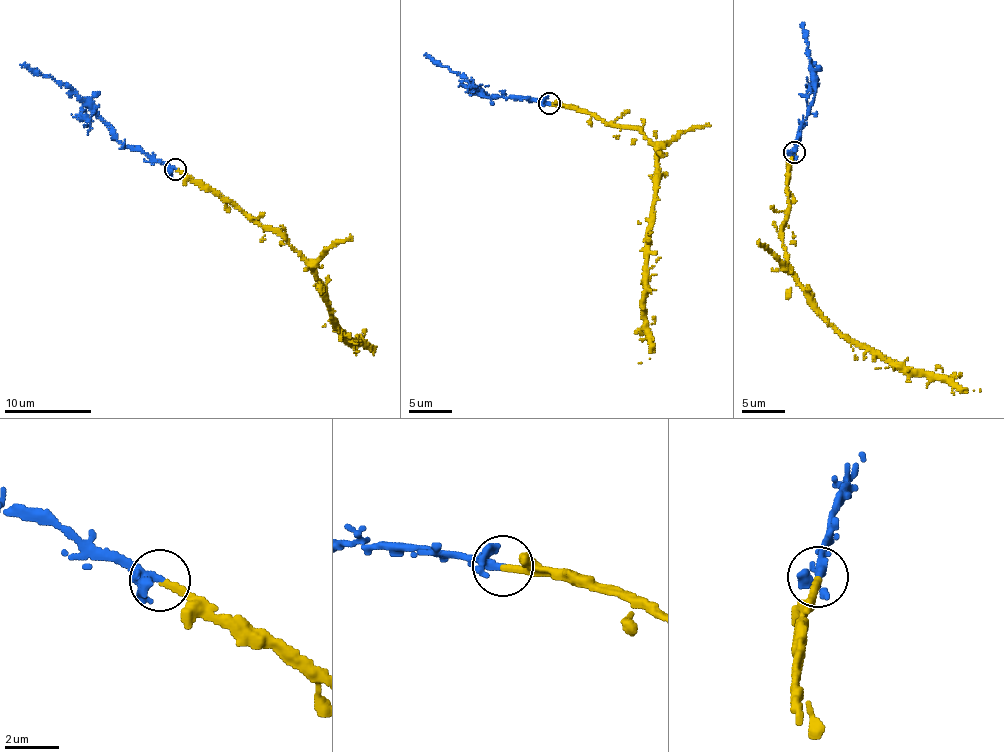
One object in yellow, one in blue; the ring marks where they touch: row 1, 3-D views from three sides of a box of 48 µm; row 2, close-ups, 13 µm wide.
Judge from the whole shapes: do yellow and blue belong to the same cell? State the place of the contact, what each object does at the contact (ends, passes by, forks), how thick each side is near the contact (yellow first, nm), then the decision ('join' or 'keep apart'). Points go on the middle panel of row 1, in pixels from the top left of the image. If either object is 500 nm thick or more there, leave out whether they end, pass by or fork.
place (549, 103); yellow ends; blue passes by; calibres 300 and 260 nm; join

